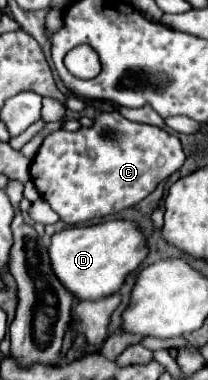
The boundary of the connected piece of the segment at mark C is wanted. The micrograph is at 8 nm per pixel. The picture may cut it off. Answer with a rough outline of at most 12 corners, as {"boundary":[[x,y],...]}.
{"boundary":[[103,112],[49,134],[29,174],[65,224],[177,172],[175,134]]}

